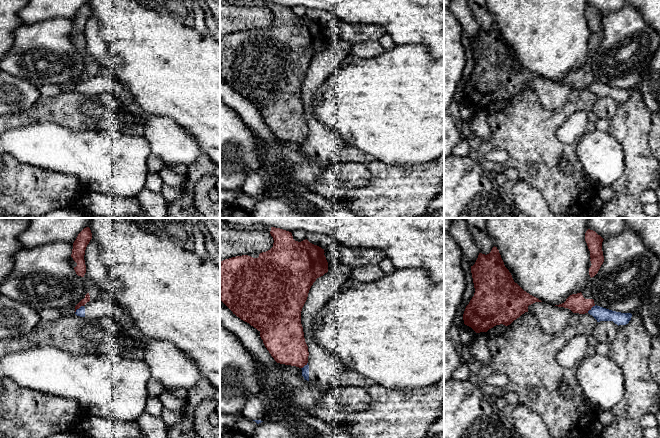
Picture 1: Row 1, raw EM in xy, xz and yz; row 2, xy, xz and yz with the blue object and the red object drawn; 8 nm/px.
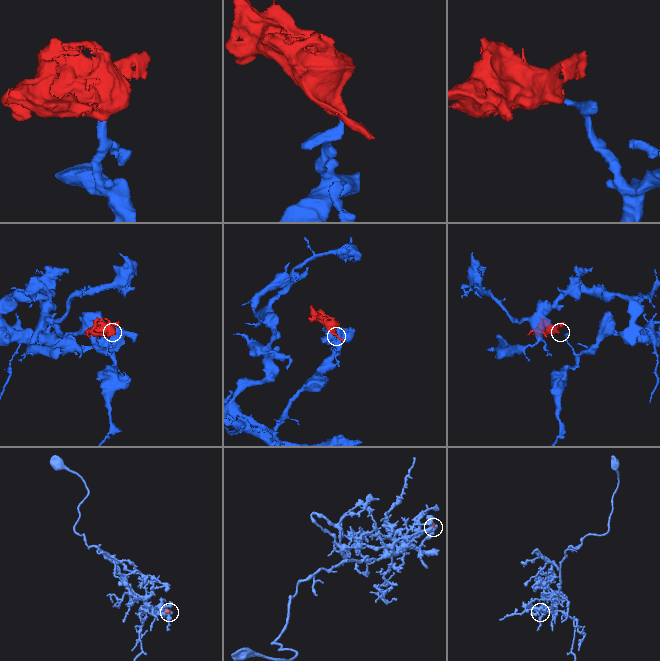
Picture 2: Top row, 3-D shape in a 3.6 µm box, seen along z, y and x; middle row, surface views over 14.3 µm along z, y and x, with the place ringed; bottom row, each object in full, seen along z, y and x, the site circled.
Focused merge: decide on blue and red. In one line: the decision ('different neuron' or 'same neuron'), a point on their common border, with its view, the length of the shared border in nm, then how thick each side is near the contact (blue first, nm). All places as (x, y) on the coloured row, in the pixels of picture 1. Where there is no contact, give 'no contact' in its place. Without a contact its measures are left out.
different neuron | xy (79, 308) | 90 nm | 70/50 nm

